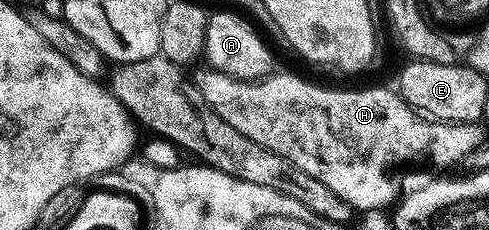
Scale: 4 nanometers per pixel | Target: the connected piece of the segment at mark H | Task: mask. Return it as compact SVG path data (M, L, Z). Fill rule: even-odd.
M202 69L195 77L198 94L204 104L229 121L237 133L245 133L249 141L281 153L297 169L305 169L309 177L317 177L321 185L329 185L337 197L341 197L356 212L375 211L387 207L399 195L399 187L391 180L391 170L406 163L419 163L431 159L435 167L451 167L460 162L459 131L455 125L448 125L430 117L424 117L404 101L402 95L387 87L363 87L360 91L334 91L331 87L318 87L299 75L278 75L272 73L266 79L248 81L234 79L220 71Z

